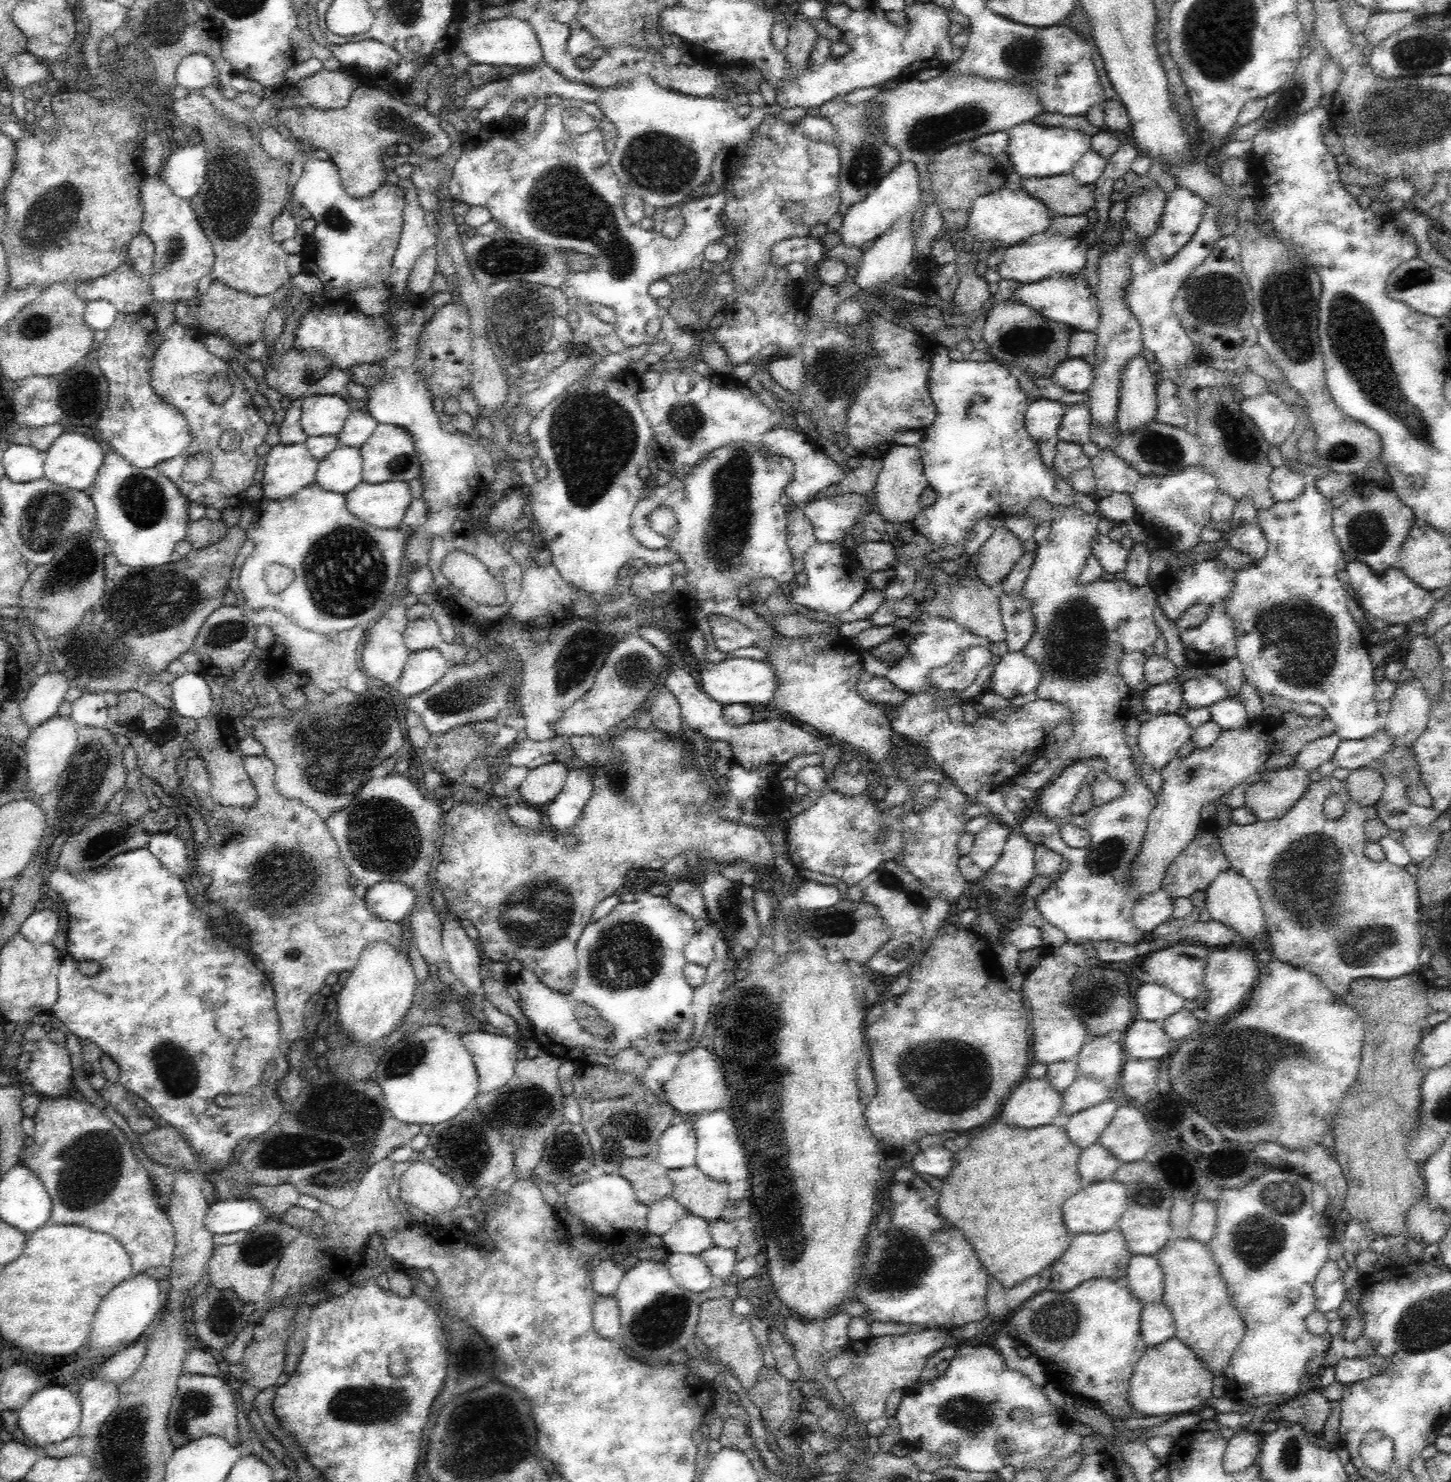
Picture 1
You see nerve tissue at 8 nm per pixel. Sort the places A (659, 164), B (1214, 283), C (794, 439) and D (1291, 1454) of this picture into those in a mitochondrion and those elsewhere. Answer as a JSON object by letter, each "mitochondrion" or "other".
{"A":"mitochondrion","B":"mitochondrion","C":"other","D":"mitochondrion"}

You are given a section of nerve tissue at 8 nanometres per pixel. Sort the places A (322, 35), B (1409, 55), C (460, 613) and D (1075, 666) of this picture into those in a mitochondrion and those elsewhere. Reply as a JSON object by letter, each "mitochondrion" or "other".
{"A":"other","B":"mitochondrion","C":"other","D":"mitochondrion"}

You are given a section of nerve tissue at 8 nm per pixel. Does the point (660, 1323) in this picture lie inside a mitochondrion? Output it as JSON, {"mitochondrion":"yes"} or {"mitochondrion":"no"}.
{"mitochondrion":"yes"}

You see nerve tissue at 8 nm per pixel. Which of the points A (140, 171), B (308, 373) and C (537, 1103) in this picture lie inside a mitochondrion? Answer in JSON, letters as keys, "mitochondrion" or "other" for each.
{"A":"other","B":"mitochondrion","C":"other"}

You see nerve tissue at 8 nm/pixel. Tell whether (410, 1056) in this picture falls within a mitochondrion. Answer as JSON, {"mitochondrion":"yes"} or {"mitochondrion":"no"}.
{"mitochondrion":"yes"}

